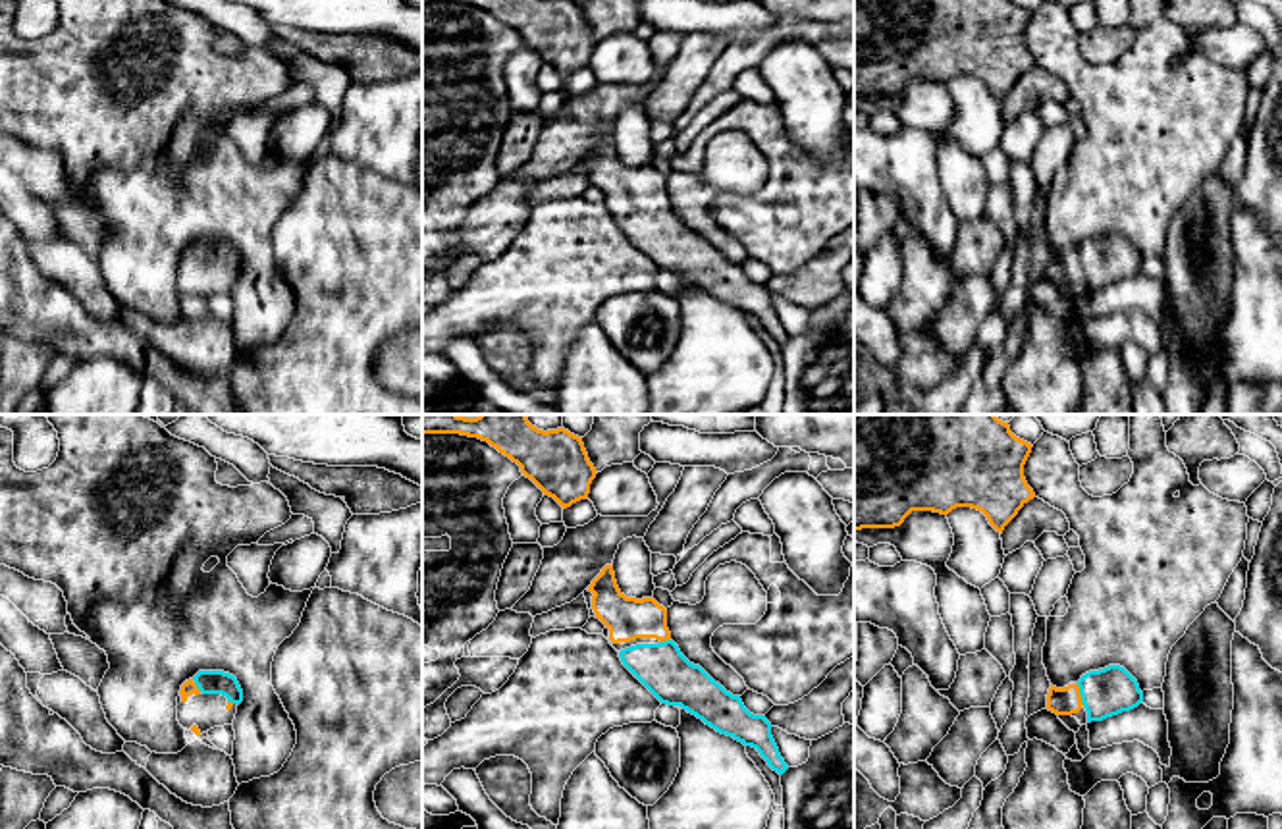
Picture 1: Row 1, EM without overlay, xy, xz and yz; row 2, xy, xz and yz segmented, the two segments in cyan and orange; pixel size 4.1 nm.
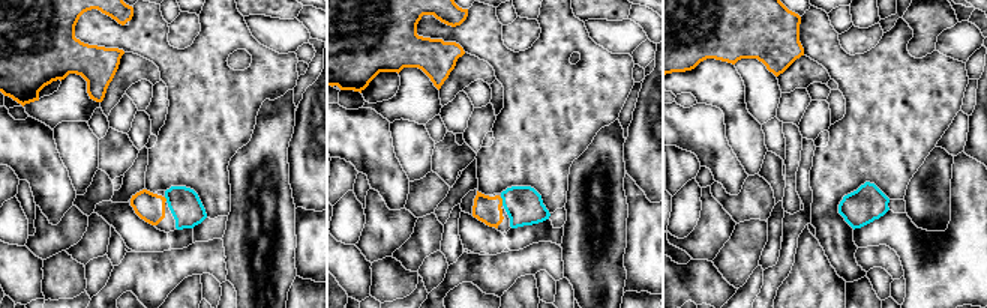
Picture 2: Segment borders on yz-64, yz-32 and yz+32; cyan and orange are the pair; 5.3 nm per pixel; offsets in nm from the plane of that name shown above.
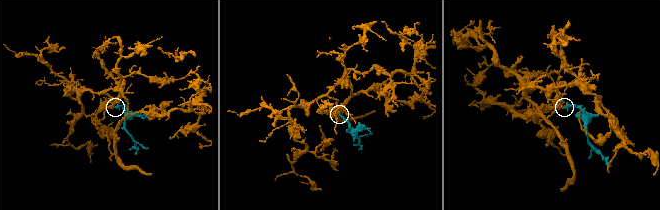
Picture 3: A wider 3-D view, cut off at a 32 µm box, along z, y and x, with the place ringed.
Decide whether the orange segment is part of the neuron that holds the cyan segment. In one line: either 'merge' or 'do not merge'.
merge

